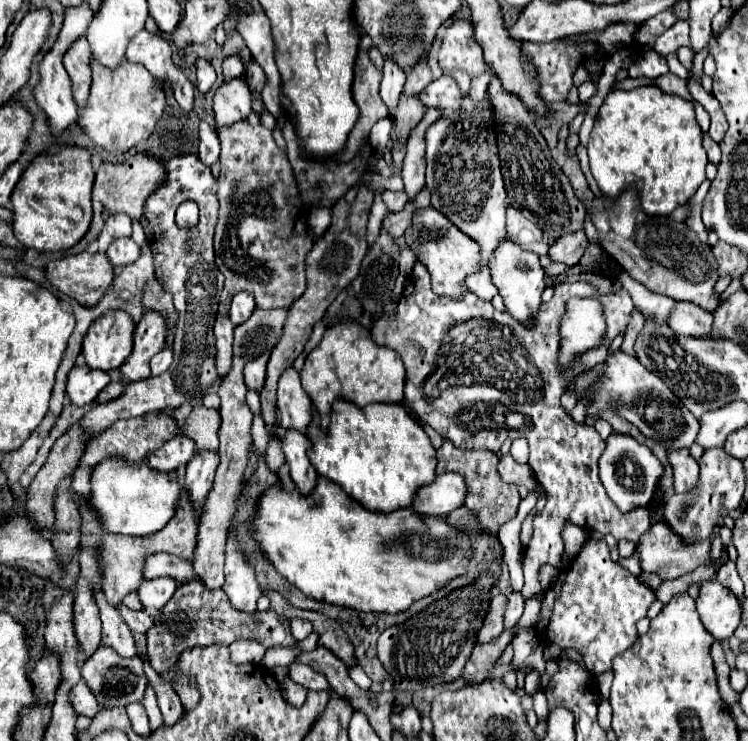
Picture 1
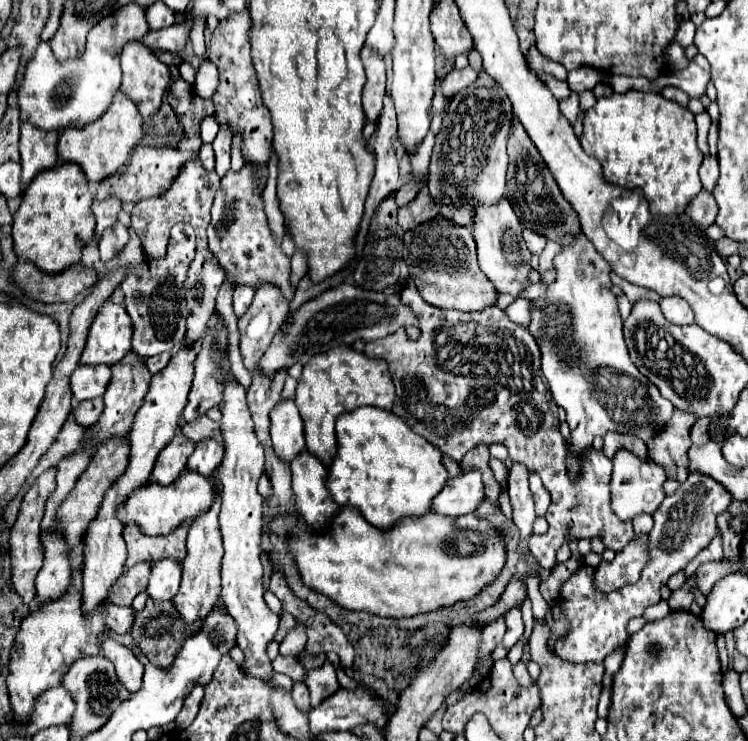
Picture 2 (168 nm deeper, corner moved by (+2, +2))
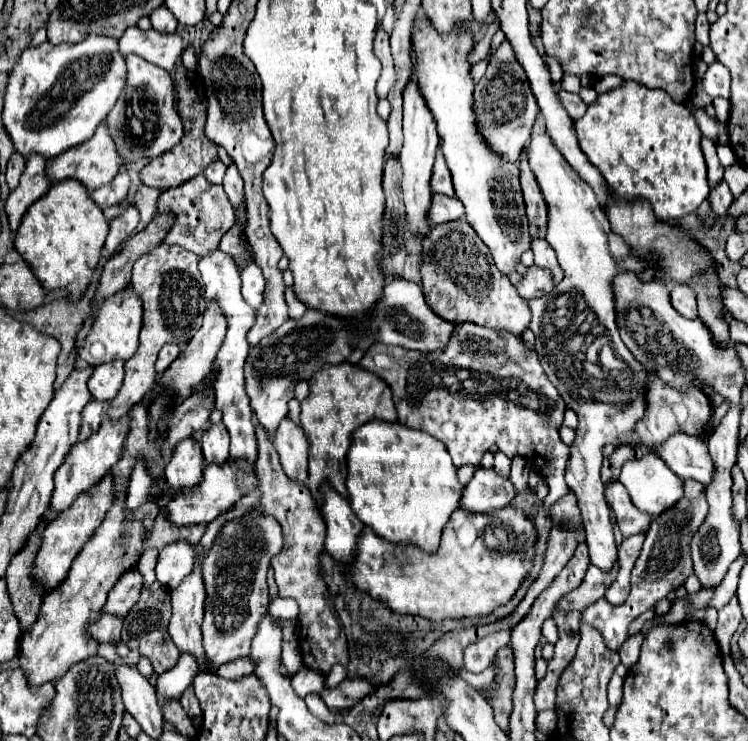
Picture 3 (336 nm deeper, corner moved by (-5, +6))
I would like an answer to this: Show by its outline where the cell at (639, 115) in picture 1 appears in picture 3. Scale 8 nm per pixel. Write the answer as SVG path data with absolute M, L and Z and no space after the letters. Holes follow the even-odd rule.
M623 82L621 86L603 92L587 106L587 112L575 120L579 148L587 154L591 164L603 174L611 192L627 202L647 200L661 222L695 212L709 194L707 166L701 152L701 130L693 112L685 104L673 102L665 90L653 90L639 82Z

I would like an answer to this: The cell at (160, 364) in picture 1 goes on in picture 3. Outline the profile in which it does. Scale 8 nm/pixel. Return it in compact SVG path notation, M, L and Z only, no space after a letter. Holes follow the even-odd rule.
M165 344L165 346L161 348L159 358L157 358L157 364L155 364L157 374L161 376L177 356L179 356L179 346L177 346L177 344Z

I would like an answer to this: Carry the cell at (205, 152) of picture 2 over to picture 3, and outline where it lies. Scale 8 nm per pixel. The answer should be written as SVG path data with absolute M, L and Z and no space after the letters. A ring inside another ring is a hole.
M221 160L213 162L207 170L205 170L205 178L211 182L211 184L223 184L223 174L225 174L225 164Z

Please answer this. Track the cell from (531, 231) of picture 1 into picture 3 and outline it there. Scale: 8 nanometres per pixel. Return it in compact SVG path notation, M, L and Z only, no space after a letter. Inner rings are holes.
M537 238L533 242L533 254L535 254L535 266L551 270L551 276L555 278L555 284L559 284L563 280L563 270L559 266L557 256L555 256L555 250L549 246L549 242Z

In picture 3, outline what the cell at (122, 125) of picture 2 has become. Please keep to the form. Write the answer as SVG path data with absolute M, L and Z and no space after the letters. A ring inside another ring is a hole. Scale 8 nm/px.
M101 124L95 130L95 134L93 134L93 138L89 142L85 142L85 144L81 144L77 148L71 148L71 150L59 154L59 158L53 158L51 162L47 162L45 174L47 174L47 178L51 182L61 182L61 180L69 180L69 178L79 180L87 188L87 192L93 192L99 186L111 182L111 178L115 178L115 174L119 172L119 166L121 166L121 158L119 158L117 150L115 150L115 142L111 142L107 126Z

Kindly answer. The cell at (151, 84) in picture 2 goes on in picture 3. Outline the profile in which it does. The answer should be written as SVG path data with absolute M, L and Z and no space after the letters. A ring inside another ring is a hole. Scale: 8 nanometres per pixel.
M131 54L127 56L127 84L119 96L113 110L107 114L105 122L113 142L117 144L123 164L137 160L151 160L157 154L163 154L175 146L183 136L183 122L179 118L175 96L173 96L173 78L167 70Z

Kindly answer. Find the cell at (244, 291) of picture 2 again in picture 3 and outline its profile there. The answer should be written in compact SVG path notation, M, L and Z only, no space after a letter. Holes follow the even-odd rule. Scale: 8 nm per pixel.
M251 262L241 270L241 282L243 282L243 298L251 308L259 308L263 302L263 292L265 292L265 278L261 270Z

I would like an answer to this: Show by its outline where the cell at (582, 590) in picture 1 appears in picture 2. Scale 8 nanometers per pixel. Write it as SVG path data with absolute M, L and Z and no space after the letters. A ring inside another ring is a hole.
M692 472L684 484L654 512L654 528L650 532L650 564L642 570L636 584L626 584L614 592L602 592L594 584L594 566L582 562L582 566L564 582L558 594L558 606L564 618L570 622L568 634L556 642L556 656L568 662L602 662L610 652L624 646L628 640L626 624L634 616L658 604L662 600L660 586L668 582L672 574L682 570L700 550L704 550L716 534L716 516L728 508L732 494L706 474Z

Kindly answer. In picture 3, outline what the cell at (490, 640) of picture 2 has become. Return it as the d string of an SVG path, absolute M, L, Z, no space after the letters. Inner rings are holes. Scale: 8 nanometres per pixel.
M495 632L495 634L489 634L487 638L479 640L477 644L471 644L467 650L465 650L465 668L469 672L483 672L495 658L497 650L505 644L511 642L511 634L507 632Z

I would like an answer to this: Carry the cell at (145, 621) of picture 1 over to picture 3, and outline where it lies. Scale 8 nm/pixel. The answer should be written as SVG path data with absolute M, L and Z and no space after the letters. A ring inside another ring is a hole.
M103 614L101 618L97 618L95 622L93 622L93 626L89 626L89 636L95 640L95 642L99 642L99 644L103 644L103 642L115 642L115 640L119 640L119 636L121 636L121 626L123 626L123 620L121 618L117 618L117 616L111 616L111 614Z

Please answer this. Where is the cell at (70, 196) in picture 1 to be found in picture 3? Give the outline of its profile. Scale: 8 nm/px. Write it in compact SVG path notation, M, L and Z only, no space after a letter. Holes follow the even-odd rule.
M75 180L57 182L23 216L15 236L15 250L23 256L47 292L67 288L65 298L77 302L85 294L93 270L101 260L107 230L109 224L101 208L95 206L83 184Z

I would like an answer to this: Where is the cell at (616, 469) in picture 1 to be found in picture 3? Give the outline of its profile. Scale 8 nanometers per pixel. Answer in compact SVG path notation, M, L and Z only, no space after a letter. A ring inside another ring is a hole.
M645 454L641 458L635 458L631 462L627 462L619 474L619 482L627 488L631 502L645 514L651 516L659 516L661 512L669 510L671 506L675 506L675 502L679 502L683 498L683 480L673 474L665 462L661 462L661 458L657 458L655 454Z

